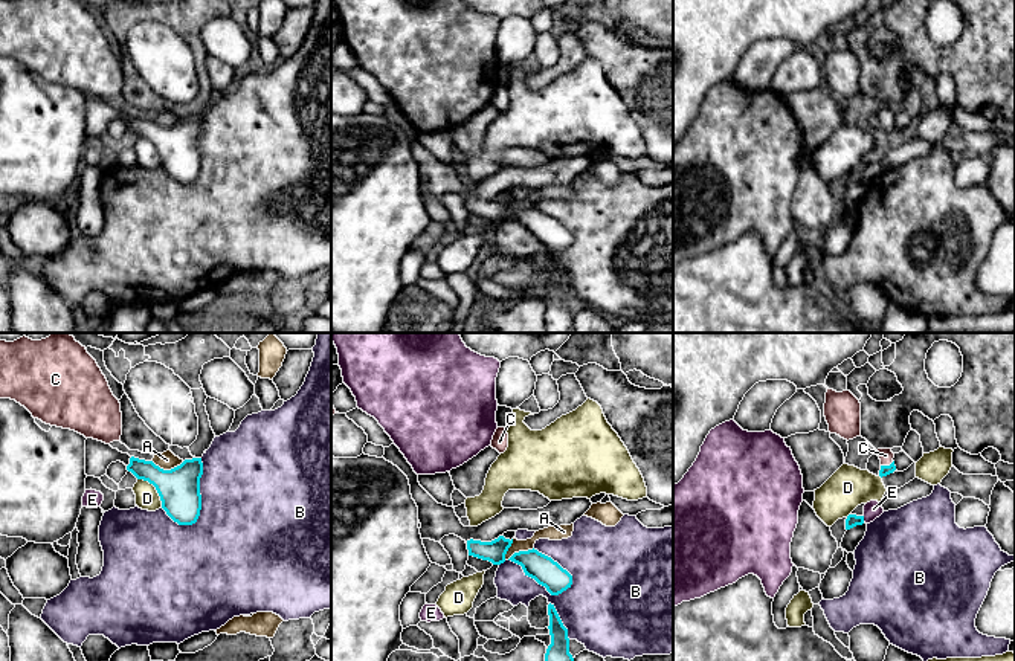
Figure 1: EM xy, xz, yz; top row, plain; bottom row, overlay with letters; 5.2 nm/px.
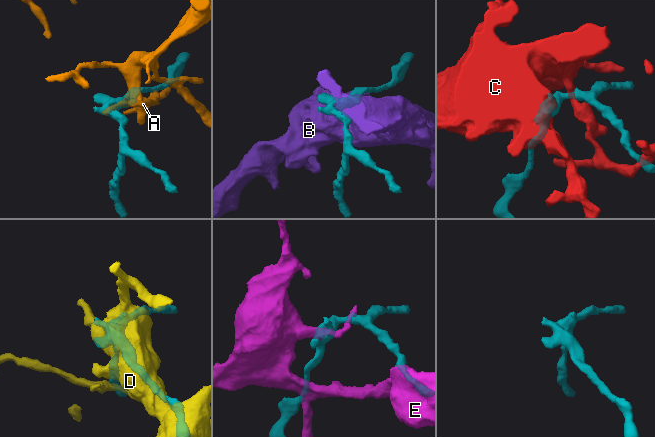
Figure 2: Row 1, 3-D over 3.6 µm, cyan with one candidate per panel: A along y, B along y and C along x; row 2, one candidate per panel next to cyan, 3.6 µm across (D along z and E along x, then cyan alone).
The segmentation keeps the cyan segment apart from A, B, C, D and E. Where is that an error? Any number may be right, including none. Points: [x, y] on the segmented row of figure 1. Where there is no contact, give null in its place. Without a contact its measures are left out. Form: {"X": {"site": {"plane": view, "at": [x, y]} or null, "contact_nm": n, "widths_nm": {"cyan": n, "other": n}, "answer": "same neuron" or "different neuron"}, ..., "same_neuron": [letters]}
{"A": {"site": {"plane": "xz", "at": [519, 551]}, "contact_nm": 170, "widths_nm": {"cyan": 150, "other": 80}, "answer": "different neuron"}, "B": {"site": {"plane": "xz", "at": [541, 583]}, "contact_nm": 360, "widths_nm": {"cyan": 150, "other": 240}, "answer": "different neuron"}, "C": {"site": {"plane": "yz", "at": [887, 466]}, "contact_nm": 80, "widths_nm": {"cyan": 50, "other": 80}, "answer": "same neuron"}, "D": {"site": {"plane": "xy", "at": [156, 489]}, "contact_nm": 200, "widths_nm": {"cyan": 220, "other": 130}, "answer": "different neuron"}, "E": {"site": {"plane": "yz", "at": [863, 518]}, "contact_nm": 40, "widths_nm": {"cyan": 70, "other": 90}, "answer": "different neuron"}, "same_neuron": ["C"]}

